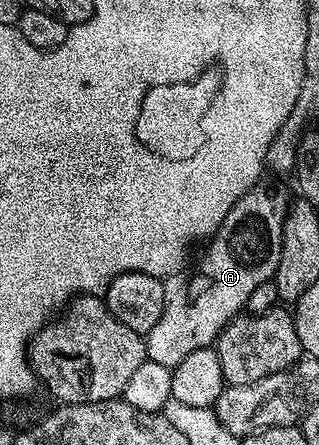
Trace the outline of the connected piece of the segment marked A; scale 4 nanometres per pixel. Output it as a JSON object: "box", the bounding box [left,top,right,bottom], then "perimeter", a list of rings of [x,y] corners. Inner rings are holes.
{"box":[144,186,288,370],"perimeter":[[[255,186],[233,204],[220,226],[209,237],[202,256],[203,272],[186,284],[182,296],[171,295],[160,322],[144,339],[148,359],[173,370],[192,350],[211,347],[224,326],[245,309],[248,294],[256,286],[273,281],[280,266],[280,250],[288,199],[278,188]]]}

